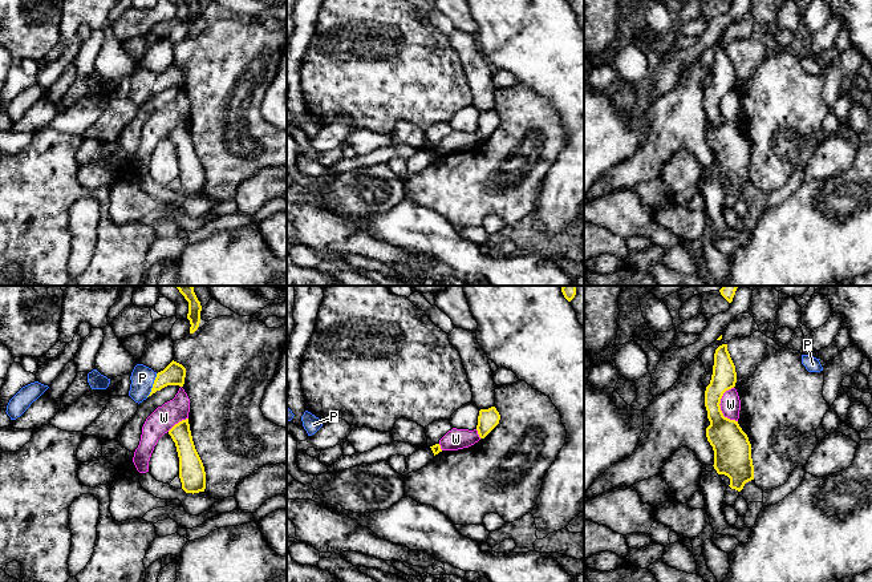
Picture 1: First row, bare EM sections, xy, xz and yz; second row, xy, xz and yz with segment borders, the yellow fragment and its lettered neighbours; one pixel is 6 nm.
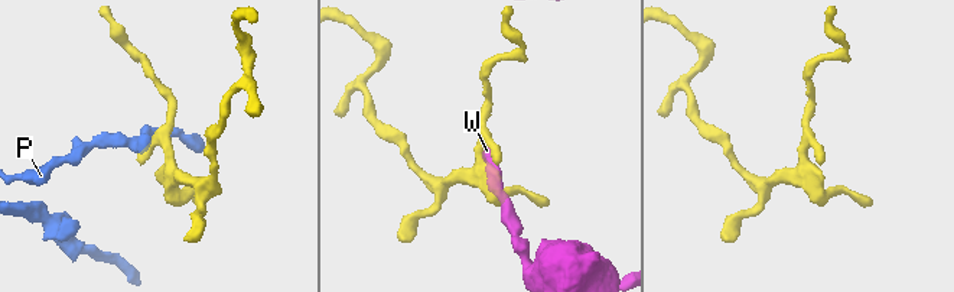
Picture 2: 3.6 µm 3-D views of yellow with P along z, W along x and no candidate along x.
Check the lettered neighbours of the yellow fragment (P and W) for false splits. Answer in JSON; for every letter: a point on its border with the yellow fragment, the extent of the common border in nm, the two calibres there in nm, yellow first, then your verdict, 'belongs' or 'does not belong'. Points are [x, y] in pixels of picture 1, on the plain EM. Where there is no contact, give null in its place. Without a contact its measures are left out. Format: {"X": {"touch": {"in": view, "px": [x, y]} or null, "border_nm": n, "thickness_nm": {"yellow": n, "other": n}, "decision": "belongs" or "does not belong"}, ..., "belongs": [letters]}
{"P": {"touch": {"in": "xy", "px": [153, 88]}, "border_nm": 160, "thickness_nm": {"yellow": 140, "other": 150}, "decision": "does not belong"}, "W": {"touch": {"in": "yz", "px": [720, 109]}, "border_nm": 220, "thickness_nm": {"yellow": 220, "other": 130}, "decision": "does not belong"}, "belongs": []}

